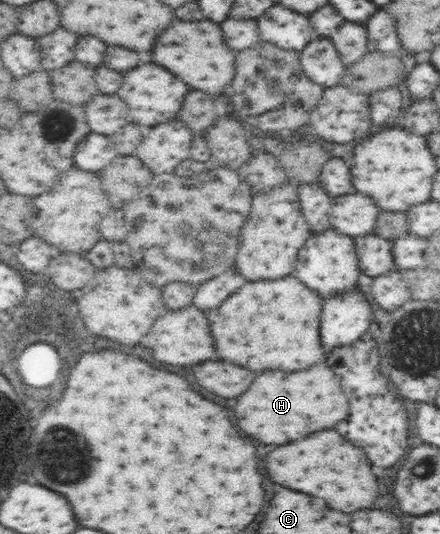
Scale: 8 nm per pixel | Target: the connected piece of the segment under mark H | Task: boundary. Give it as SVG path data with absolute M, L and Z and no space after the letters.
M317 364L309 370L287 374L279 370L263 372L261 376L257 376L255 384L241 398L237 398L237 406L233 412L237 416L237 424L247 434L251 434L263 444L281 446L285 442L299 440L305 434L313 434L335 426L347 416L347 410L349 404L343 396L343 390L339 388L337 376L325 364Z

